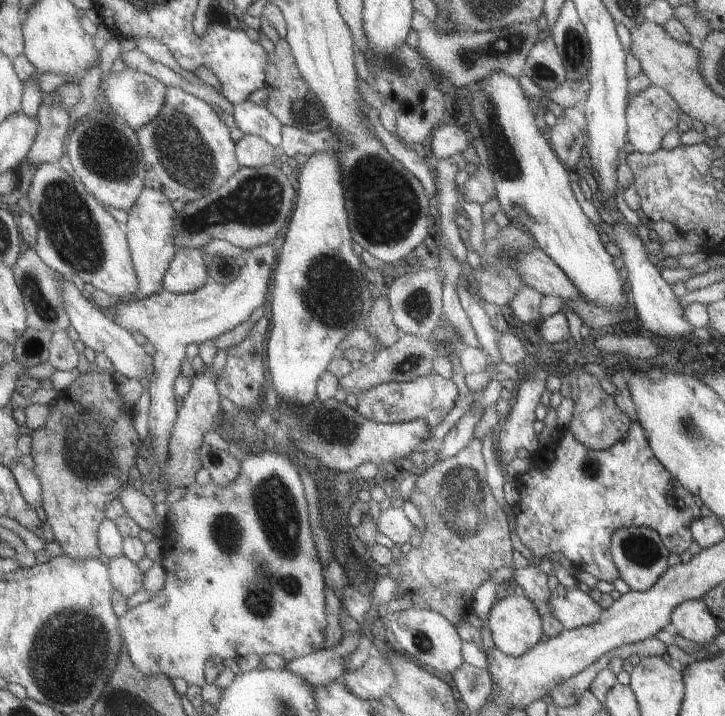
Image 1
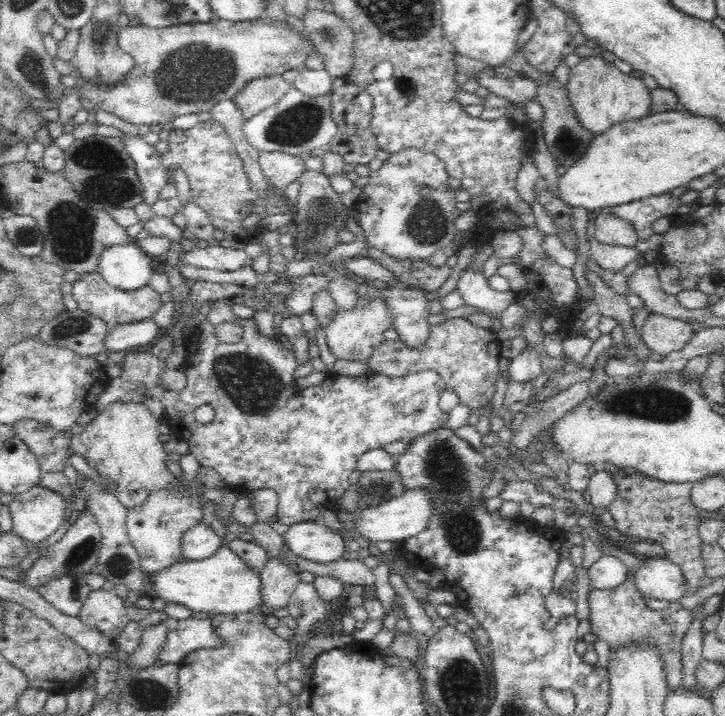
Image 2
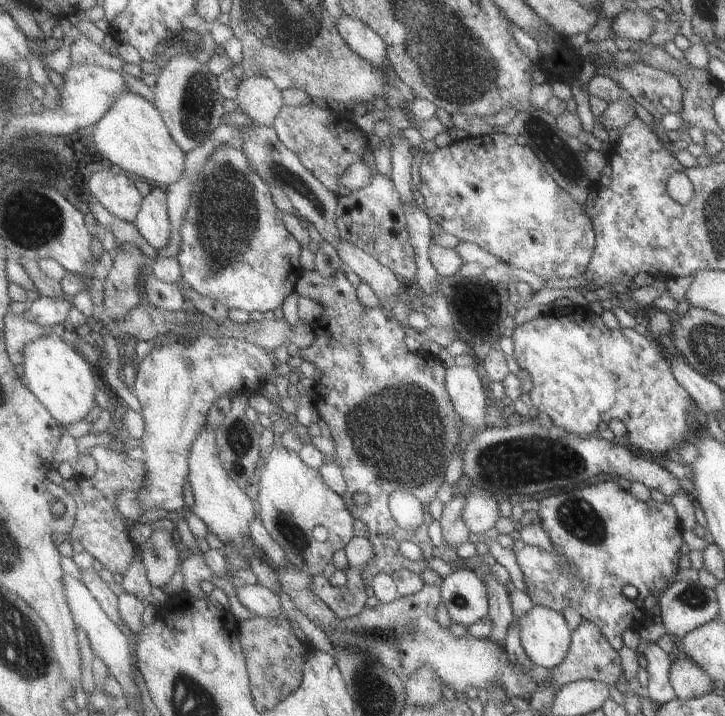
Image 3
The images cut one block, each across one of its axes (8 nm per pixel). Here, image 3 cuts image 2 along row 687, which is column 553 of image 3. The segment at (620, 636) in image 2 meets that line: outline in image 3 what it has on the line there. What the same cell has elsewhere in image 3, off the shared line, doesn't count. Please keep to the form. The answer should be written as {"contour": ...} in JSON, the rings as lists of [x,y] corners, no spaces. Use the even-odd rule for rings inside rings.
{"contour":[[[581,619],[577,628],[571,631],[569,648],[565,658],[557,666],[549,669],[549,680],[556,688],[576,680],[599,681],[608,685],[618,681],[621,673],[621,664],[617,651],[605,640],[605,637],[593,622]]]}

